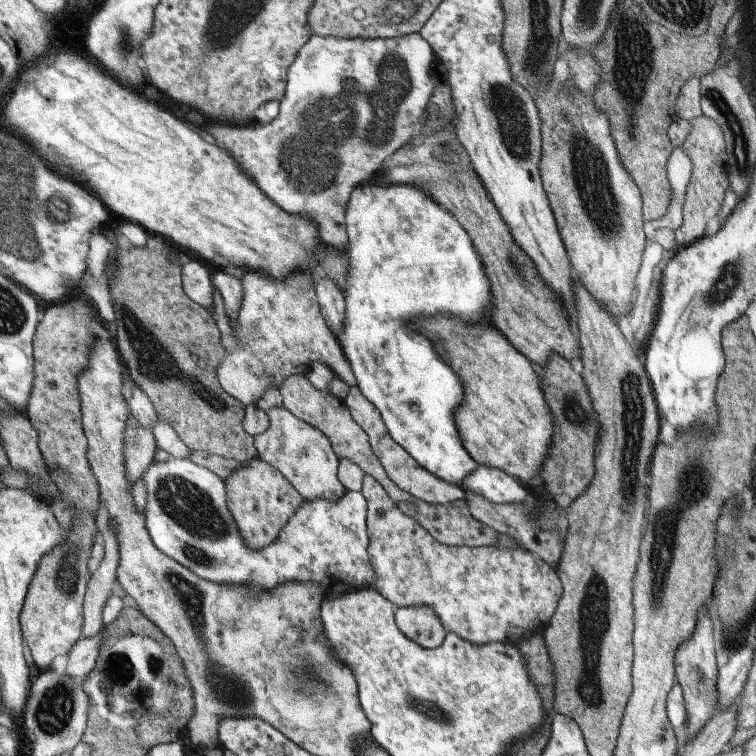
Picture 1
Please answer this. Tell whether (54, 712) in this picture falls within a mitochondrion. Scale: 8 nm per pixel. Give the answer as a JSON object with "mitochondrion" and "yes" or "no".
{"mitochondrion":"yes"}

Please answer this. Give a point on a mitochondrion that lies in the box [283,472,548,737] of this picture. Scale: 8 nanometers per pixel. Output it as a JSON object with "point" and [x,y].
{"point":[436,713]}

